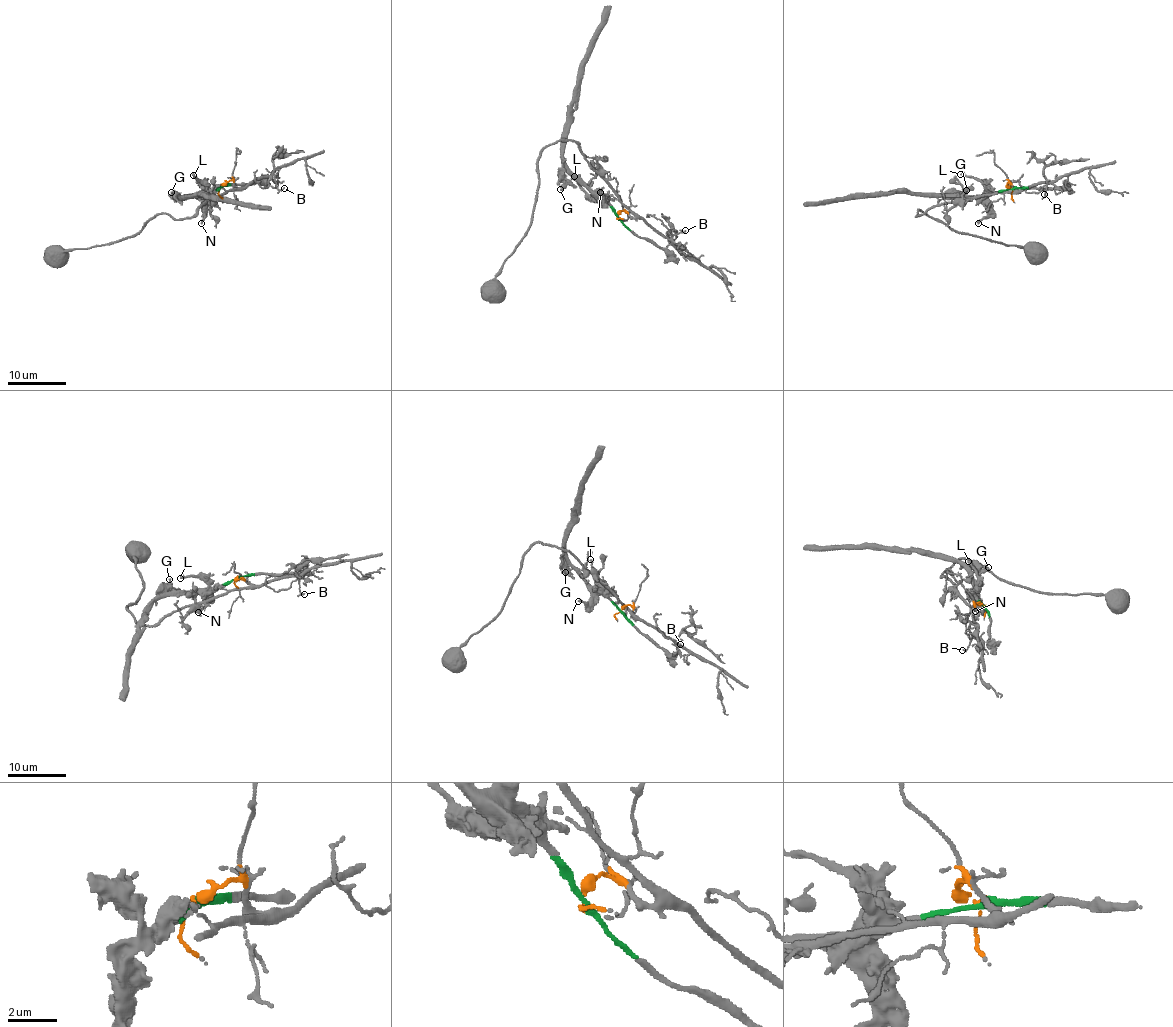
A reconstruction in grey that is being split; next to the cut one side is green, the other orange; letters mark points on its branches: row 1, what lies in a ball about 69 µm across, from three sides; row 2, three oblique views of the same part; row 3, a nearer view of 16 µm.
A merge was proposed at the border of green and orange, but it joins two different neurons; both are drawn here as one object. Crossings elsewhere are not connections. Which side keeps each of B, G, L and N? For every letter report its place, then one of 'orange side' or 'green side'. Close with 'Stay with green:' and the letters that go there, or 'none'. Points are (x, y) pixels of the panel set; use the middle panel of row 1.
B: (685, 230) | orange side
G: (560, 189) | green side
L: (574, 176) | green side
N: (600, 192) | green side
Stay with green: G, L, N

